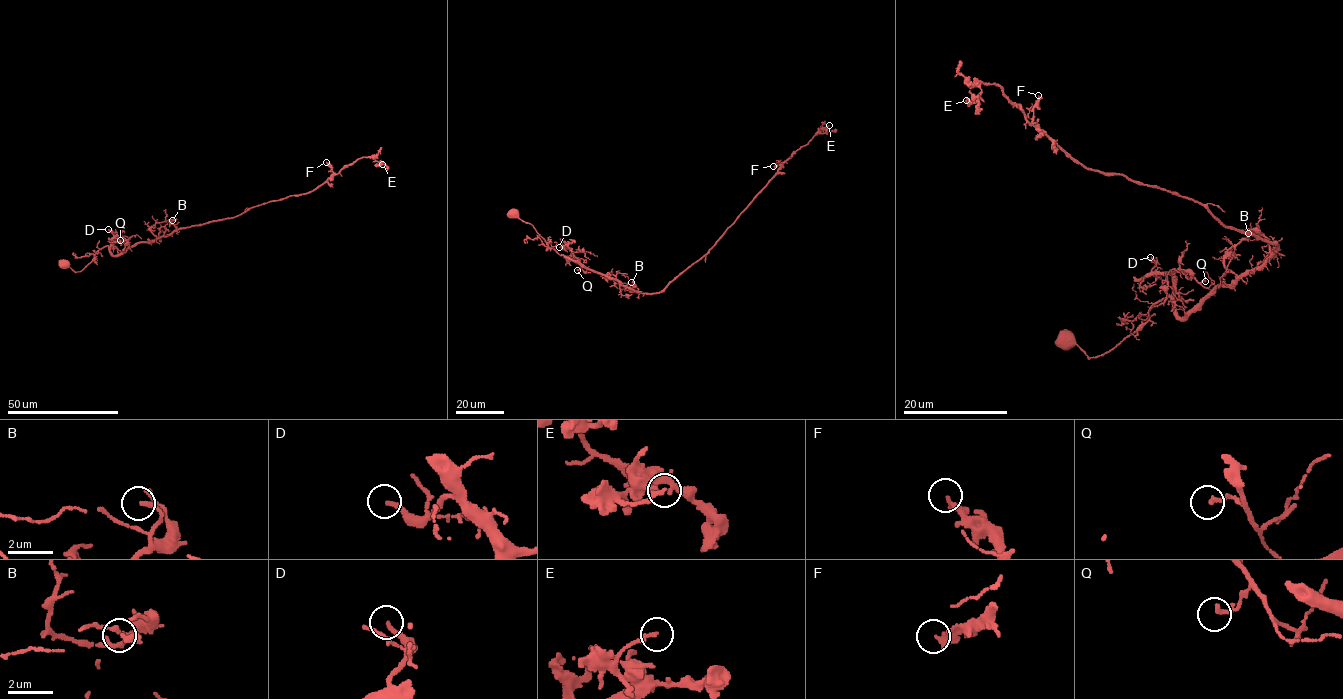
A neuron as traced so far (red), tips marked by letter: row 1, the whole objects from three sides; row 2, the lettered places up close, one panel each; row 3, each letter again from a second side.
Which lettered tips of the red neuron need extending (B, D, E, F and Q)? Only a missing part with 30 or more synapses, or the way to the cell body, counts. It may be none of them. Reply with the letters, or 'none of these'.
none of these

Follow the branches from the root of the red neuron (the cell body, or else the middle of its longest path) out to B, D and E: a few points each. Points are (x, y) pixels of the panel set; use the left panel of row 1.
B: (64, 263), (79, 272), (107, 245), (116, 255), (139, 243), (168, 235), (177, 229), (172, 220)
D: (64, 263), (76, 272), (84, 269), (98, 250), (109, 246), (117, 236), (108, 229)
E: (64, 263), (79, 272), (107, 245), (113, 255), (121, 254), (181, 228), (306, 194), (361, 157), (382, 164)

